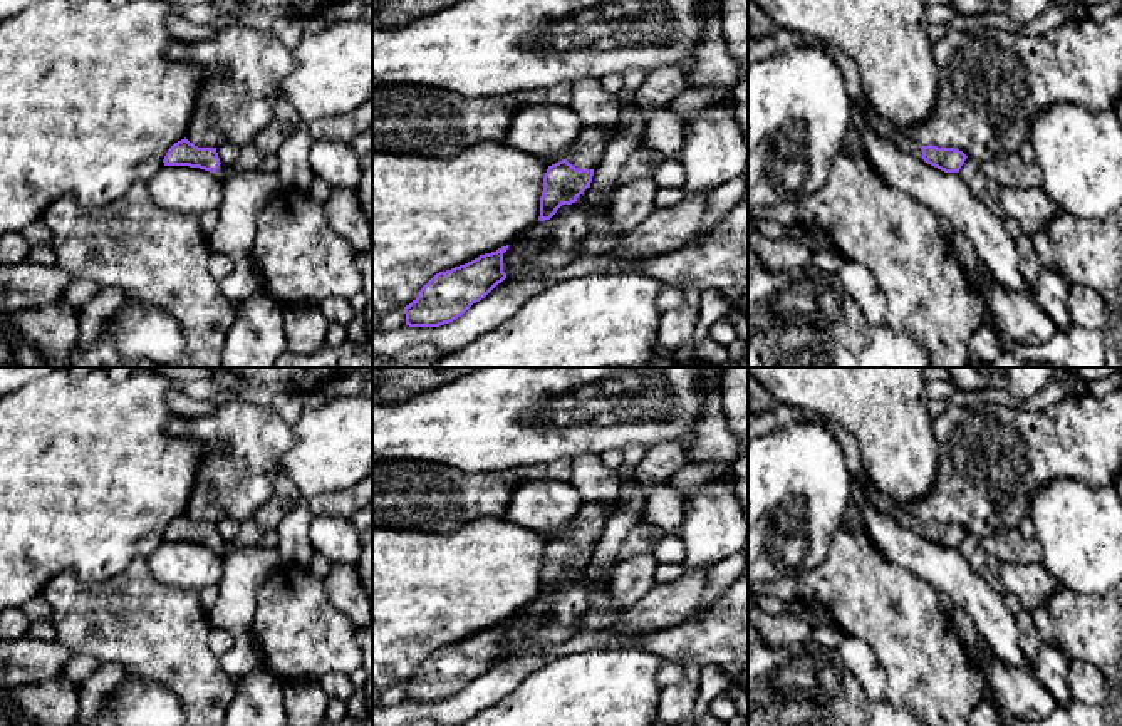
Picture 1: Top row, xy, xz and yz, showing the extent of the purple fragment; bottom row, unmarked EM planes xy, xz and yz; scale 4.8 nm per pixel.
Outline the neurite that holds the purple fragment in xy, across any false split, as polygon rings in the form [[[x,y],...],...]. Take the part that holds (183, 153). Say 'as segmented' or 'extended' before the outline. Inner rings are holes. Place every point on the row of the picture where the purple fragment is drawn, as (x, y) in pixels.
extended; [[[186,137],[168,149],[163,163],[164,166],[200,168],[213,173],[220,181],[230,174],[230,169],[220,163],[216,148],[198,148]]]

